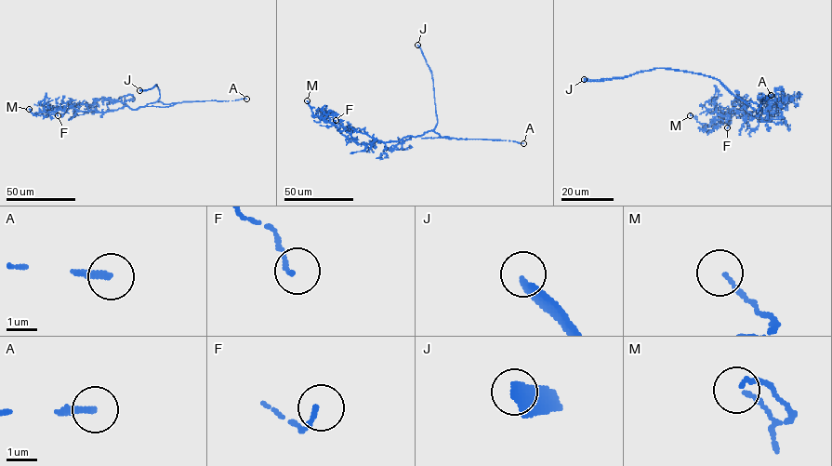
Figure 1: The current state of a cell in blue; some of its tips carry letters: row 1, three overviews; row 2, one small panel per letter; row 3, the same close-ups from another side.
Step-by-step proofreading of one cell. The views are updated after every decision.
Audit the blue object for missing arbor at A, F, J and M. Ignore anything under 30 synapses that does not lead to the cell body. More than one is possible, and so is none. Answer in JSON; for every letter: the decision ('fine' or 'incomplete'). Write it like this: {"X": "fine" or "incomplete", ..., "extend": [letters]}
{"A": "fine", "F": "fine", "J": "incomplete", "M": "fine", "extend": ["J"]}

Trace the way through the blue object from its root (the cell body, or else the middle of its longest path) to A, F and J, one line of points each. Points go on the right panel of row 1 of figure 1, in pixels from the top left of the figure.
A: (759, 111), (757, 116), (759, 113), (747, 102), (760, 106), (771, 95)
F: (759, 111), (760, 108), (770, 119), (750, 119), (740, 111), (713, 117), (725, 122), (727, 127)
J: (759, 111), (757, 116), (756, 111), (718, 79), (684, 71), (653, 68), (620, 78), (584, 79)

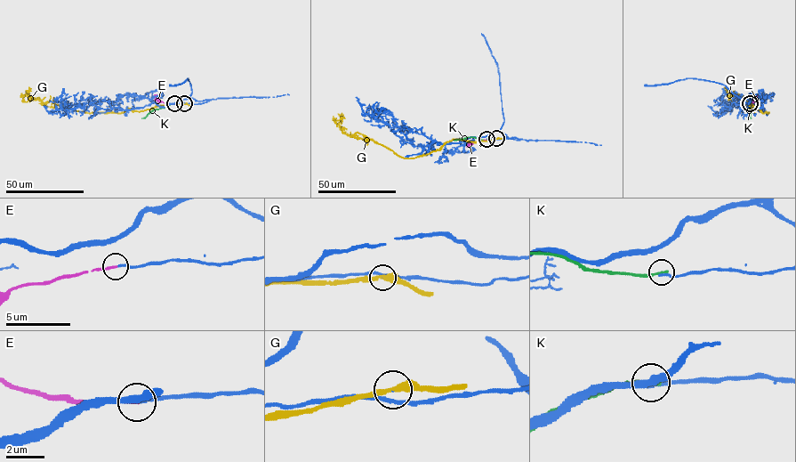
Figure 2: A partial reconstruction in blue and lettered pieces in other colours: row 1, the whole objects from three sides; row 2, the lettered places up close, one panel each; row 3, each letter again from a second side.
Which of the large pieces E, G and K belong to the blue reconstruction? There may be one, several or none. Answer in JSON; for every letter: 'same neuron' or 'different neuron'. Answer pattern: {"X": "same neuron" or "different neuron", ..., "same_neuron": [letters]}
{"E": "same neuron", "G": "different neuron", "K": "different neuron", "same_neuron": ["E"]}

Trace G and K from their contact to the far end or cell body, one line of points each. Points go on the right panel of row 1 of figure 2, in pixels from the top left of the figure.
G: (749, 103), (752, 105), (750, 110), (769, 112), (744, 107), (746, 100), (735, 94), (731, 101), (729, 94)
K: (750, 103), (748, 108), (751, 118)

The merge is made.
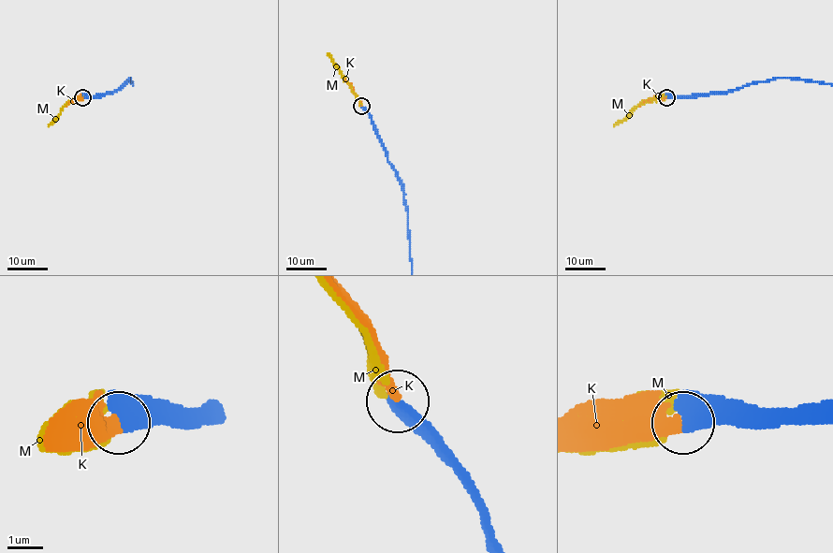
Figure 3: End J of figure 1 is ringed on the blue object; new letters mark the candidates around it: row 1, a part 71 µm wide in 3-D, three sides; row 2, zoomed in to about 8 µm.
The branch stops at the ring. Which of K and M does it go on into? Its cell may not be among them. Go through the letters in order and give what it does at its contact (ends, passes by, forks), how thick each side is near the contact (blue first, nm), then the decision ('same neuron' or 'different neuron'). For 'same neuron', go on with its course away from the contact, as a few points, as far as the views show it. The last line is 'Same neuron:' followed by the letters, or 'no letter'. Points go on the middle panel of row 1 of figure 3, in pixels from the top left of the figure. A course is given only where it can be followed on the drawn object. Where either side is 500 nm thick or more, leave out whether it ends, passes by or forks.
K: it ends | 380/340 nm | same neuron | via (361, 106), (345, 79)
M: it ends | 320/280 nm | different neuron
Same neuron: K

